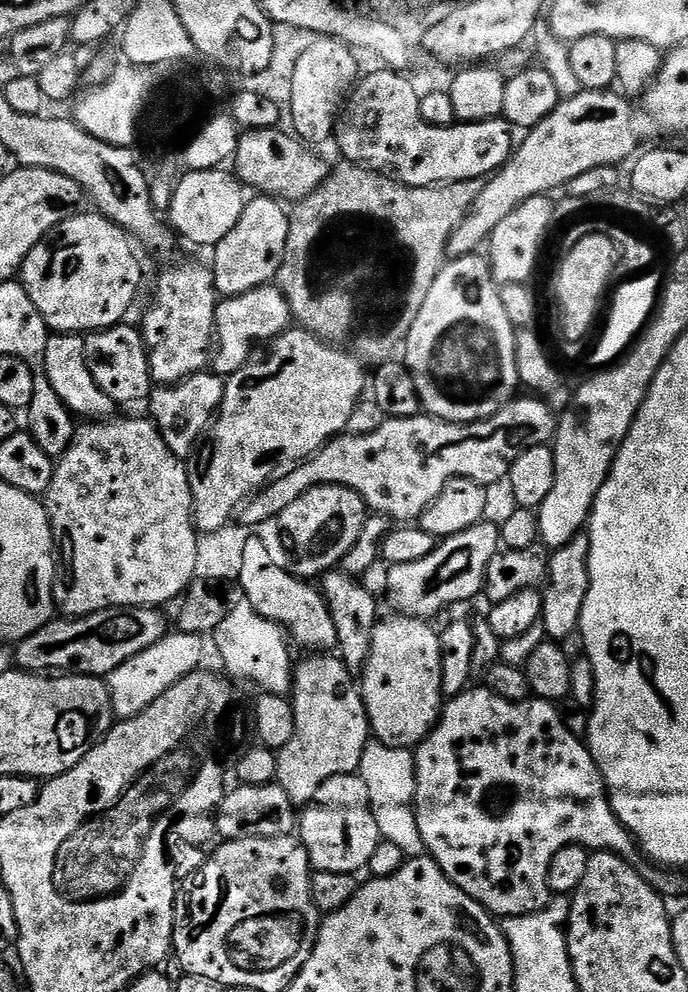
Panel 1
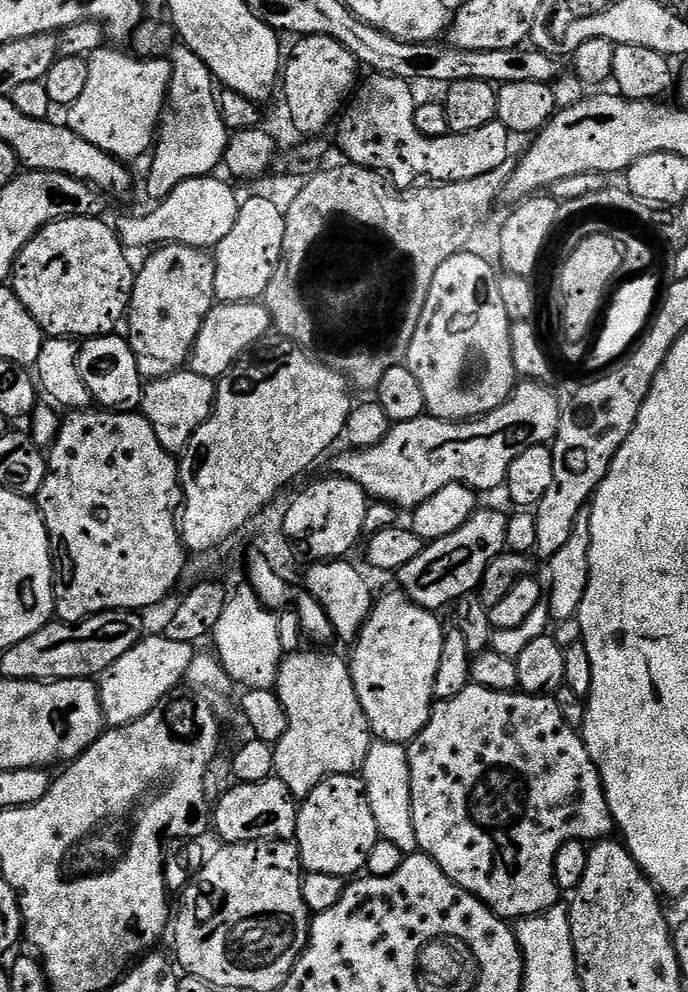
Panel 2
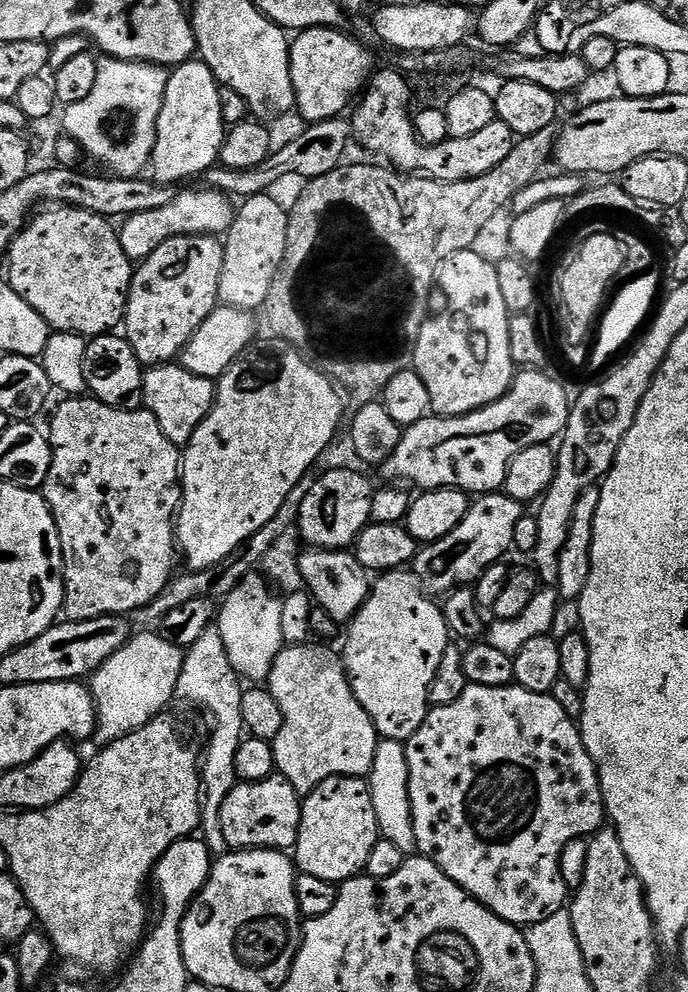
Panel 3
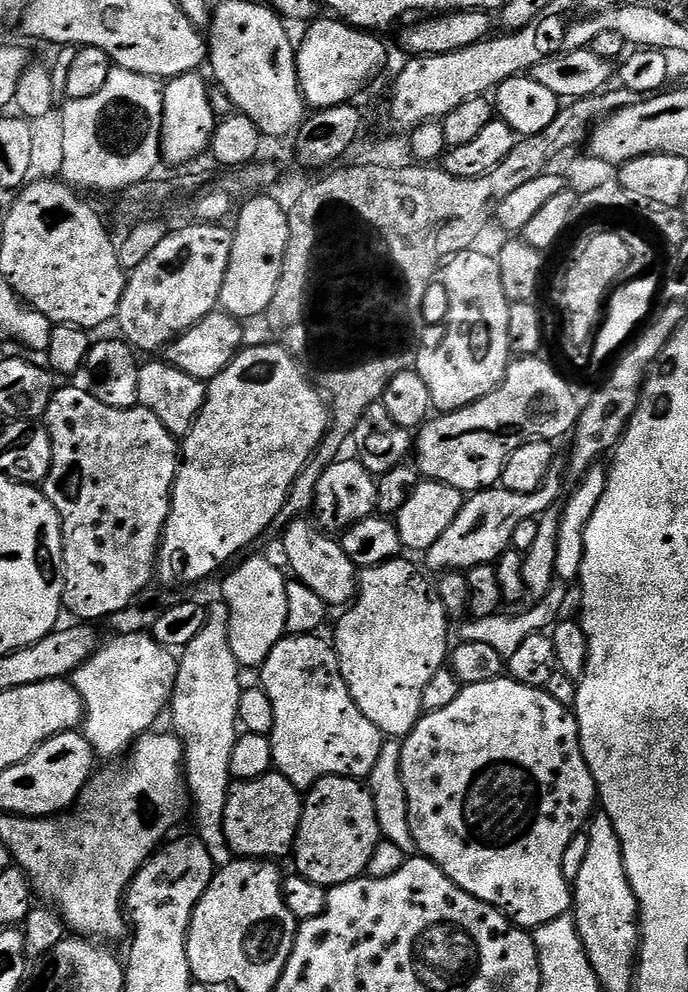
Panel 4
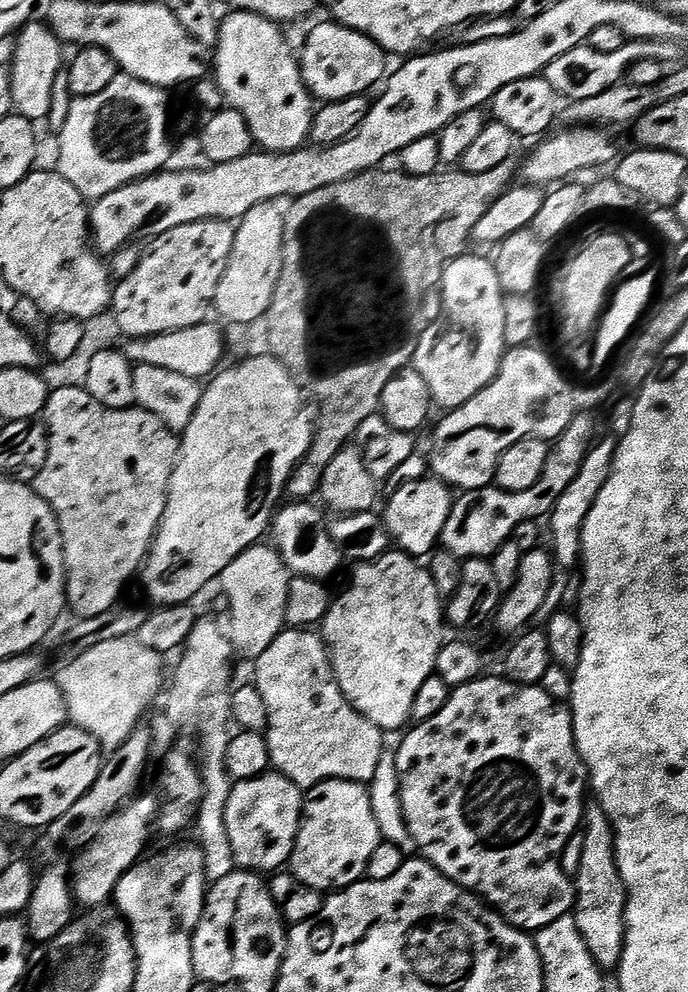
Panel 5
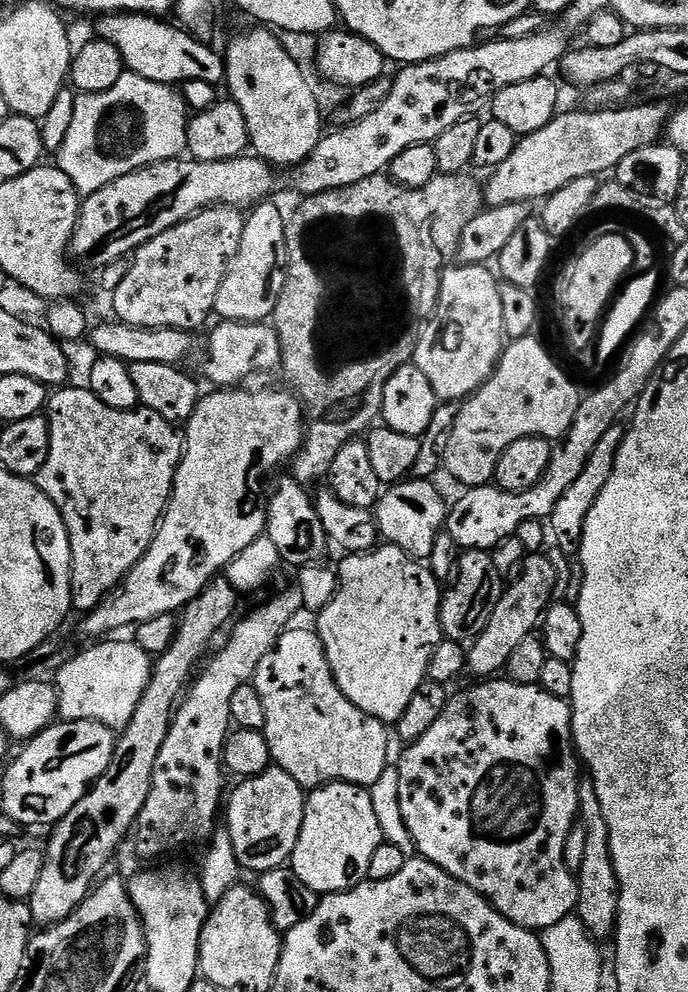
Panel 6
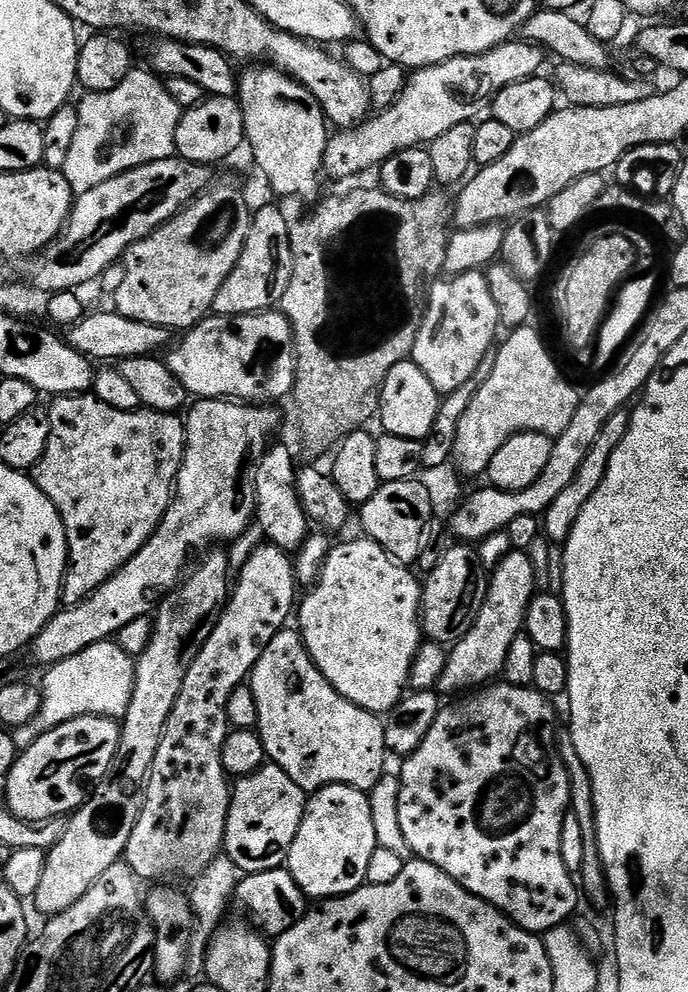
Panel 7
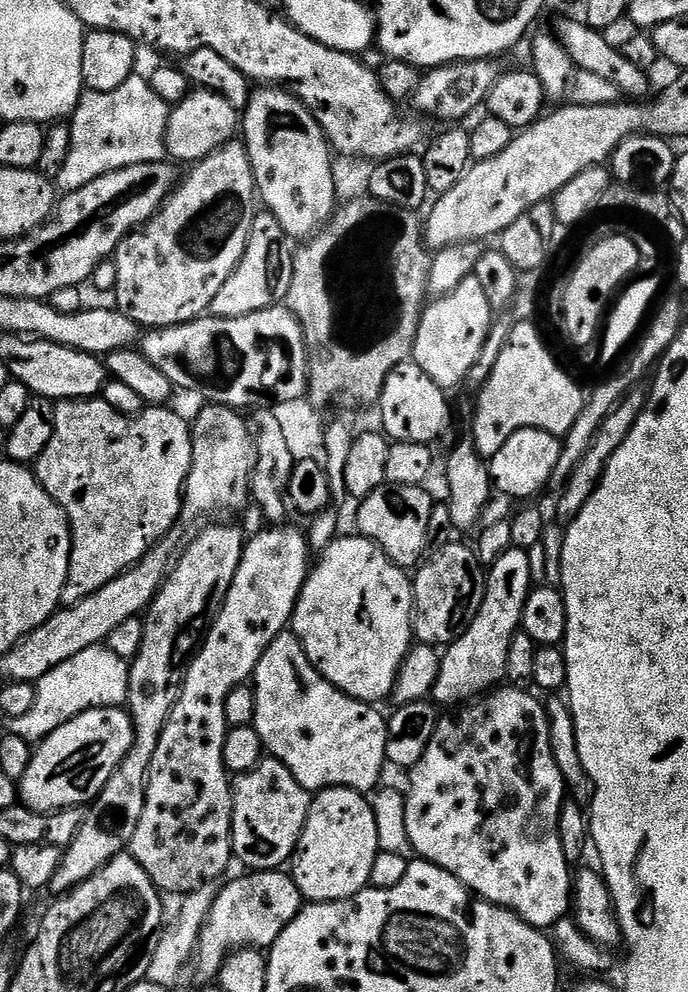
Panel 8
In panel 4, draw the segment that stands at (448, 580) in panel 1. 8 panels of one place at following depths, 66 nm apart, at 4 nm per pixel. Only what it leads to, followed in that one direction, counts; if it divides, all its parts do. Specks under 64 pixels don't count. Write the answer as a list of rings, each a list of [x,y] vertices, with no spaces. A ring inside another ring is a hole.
[[[553,466],[538,492],[514,494],[502,486],[497,486],[471,493],[465,499],[462,510],[458,510],[458,518],[450,522],[446,534],[442,534],[442,538],[438,538],[438,542],[428,548],[426,559],[429,566],[440,568],[439,570],[471,570],[483,564],[495,565],[503,553],[512,548],[515,528],[523,520],[534,520],[543,516],[555,505],[552,503],[556,499],[561,499],[565,491],[564,480],[566,481],[565,469]]]

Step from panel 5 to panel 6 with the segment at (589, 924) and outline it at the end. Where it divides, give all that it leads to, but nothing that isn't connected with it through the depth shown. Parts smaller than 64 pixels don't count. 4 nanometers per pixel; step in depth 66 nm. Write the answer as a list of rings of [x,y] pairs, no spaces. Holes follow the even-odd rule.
[[[590,778],[581,779],[578,790],[580,799],[579,819],[586,830],[586,851],[582,857],[582,866],[578,873],[578,902],[575,915],[593,937],[601,938],[613,931],[616,927],[618,902],[620,901],[620,883],[614,870],[614,862],[610,854],[610,838],[608,827],[602,818],[602,802],[598,802],[598,790],[594,790],[594,782]]]

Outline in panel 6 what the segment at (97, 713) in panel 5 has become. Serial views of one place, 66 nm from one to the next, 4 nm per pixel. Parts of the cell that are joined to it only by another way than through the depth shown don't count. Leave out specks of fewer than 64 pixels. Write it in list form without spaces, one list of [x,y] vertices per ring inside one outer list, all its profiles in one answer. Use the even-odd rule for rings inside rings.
[[[102,640],[82,653],[75,653],[54,681],[56,707],[61,721],[93,720],[113,730],[122,730],[134,718],[134,710],[149,685],[152,658],[135,641]]]

